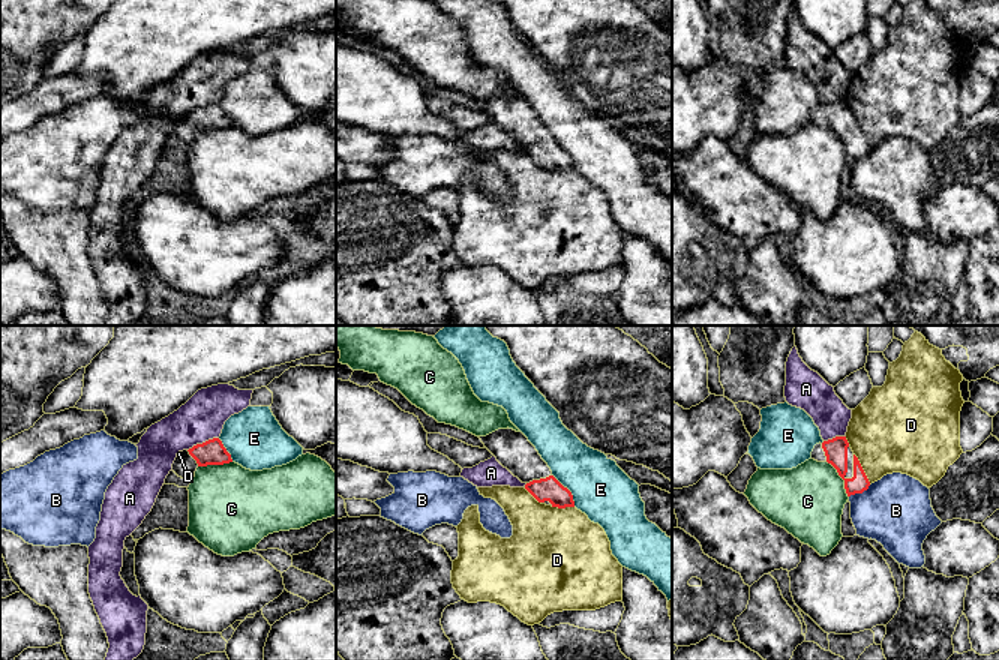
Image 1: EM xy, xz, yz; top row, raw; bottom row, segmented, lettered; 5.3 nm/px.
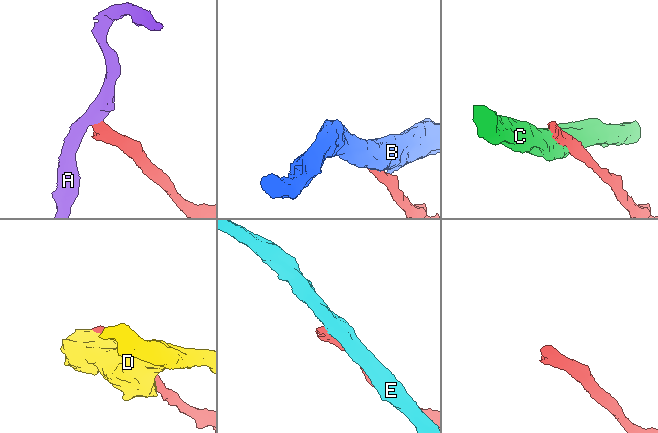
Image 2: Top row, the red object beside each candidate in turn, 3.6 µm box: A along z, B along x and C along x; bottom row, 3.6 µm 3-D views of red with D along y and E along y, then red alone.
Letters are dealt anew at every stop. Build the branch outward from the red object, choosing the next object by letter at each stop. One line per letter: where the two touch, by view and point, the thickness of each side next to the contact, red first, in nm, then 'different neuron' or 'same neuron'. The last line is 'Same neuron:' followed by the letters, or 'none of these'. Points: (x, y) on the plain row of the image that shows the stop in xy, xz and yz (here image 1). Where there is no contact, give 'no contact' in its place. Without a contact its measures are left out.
A: xy (203, 107) | 140/240 nm | different neuron
B: yz (860, 156) | 120/380 nm | different neuron
C: yz (842, 141) | 130/380 nm | different neuron
D: yz (861, 132) | 130/440 nm | different neuron
E: xz (569, 155) | 130/320 nm | different neuron
Same neuron: none of these

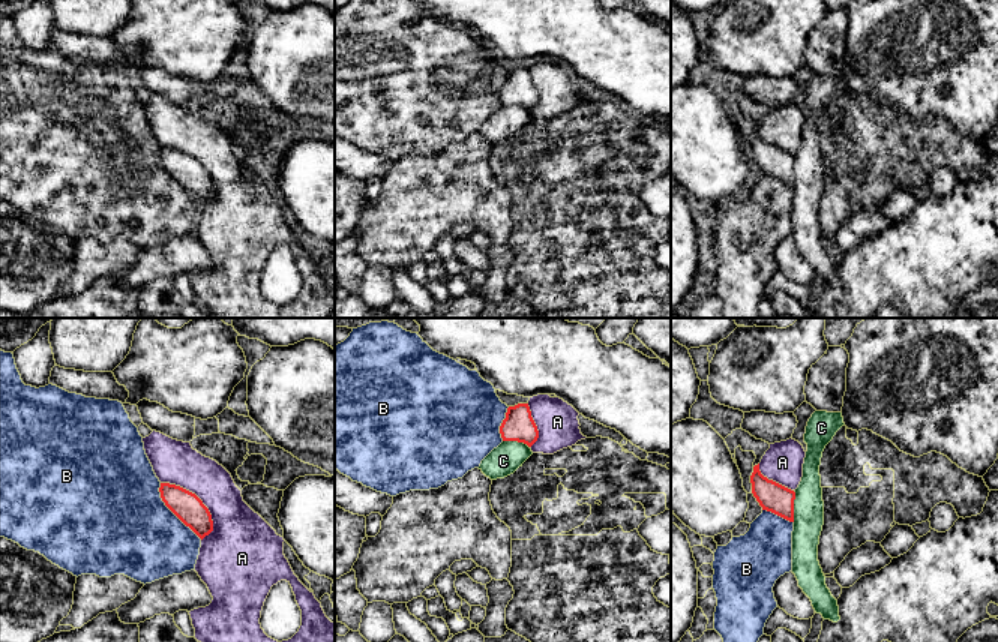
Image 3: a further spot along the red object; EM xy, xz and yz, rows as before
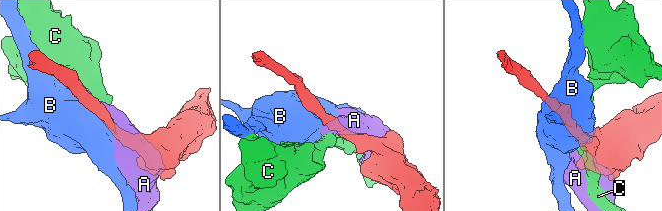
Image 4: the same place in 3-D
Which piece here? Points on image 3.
A: xy (198, 162) | 160/240 nm | different neuron
B: xy (173, 176) | 160/460 nm | different neuron
C: yz (793, 170) | 160/160 nm | different neuron
Same neuron: none of these

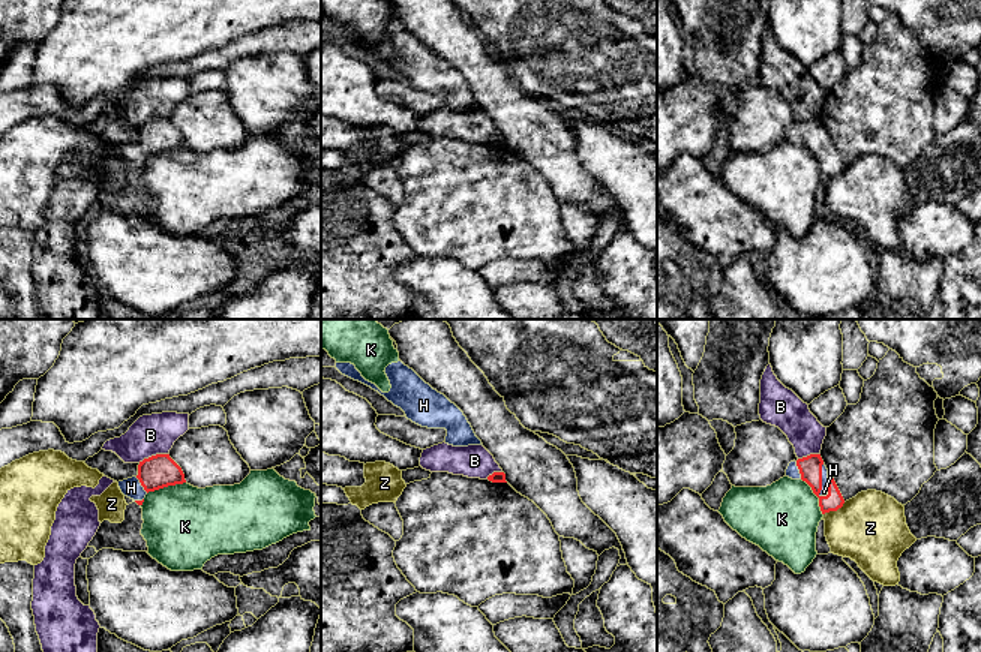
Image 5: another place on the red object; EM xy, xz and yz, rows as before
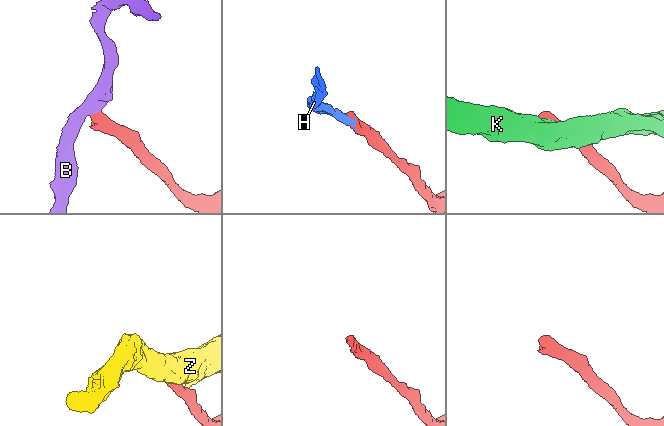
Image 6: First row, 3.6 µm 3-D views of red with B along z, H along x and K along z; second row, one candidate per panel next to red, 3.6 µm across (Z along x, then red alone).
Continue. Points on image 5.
B: xy (153, 120) | 180/220 nm | different neuron
H: yz (821, 144) | 130/50 nm | same neuron
K: xy (165, 150) | 180/440 nm | different neuron
Z: yz (834, 174) | 120/380 nm | different neuron
Same neuron: H

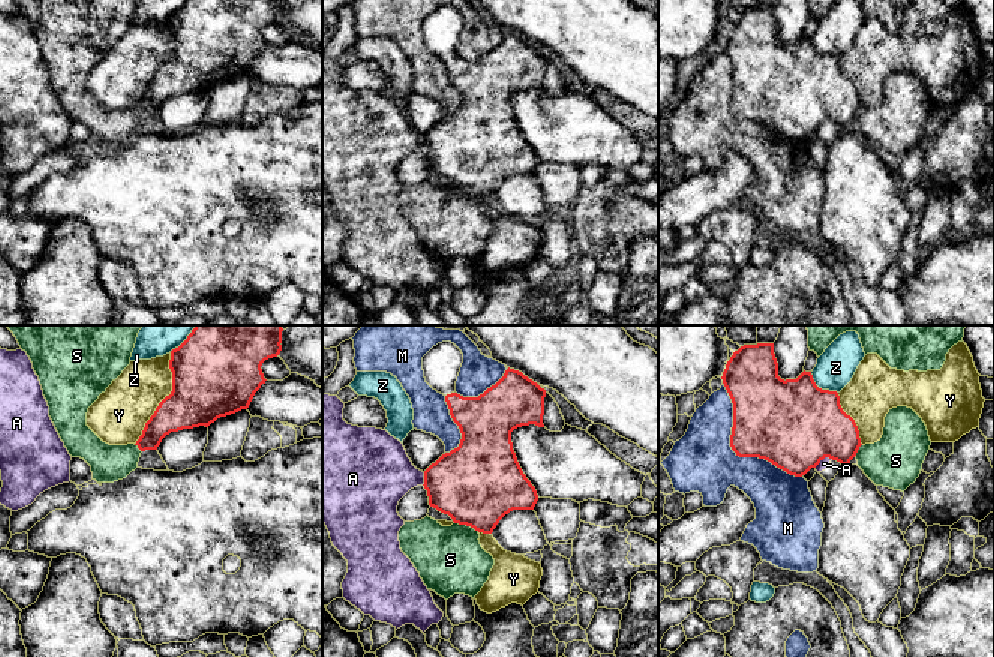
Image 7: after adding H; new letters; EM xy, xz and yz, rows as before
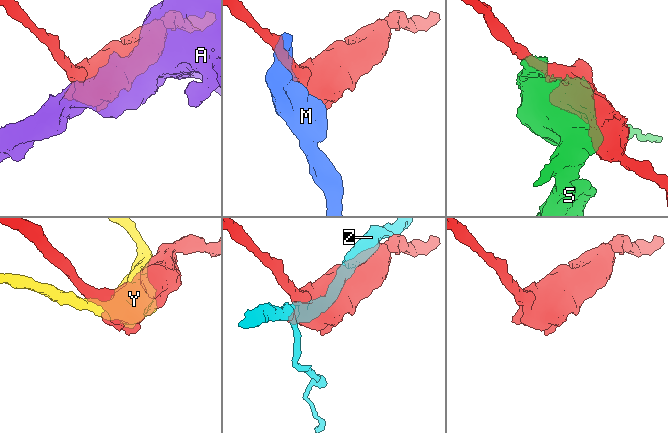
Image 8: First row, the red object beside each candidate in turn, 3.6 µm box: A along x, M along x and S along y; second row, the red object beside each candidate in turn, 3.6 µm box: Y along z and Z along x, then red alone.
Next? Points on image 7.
A: yz (823, 122) | 480/50 nm | different neuron
M: yz (733, 114) | 400/340 nm | different neuron
S: xz (467, 189) | 440/360 nm | different neuron
Y: xy (164, 63) | 380/280 nm | different neuron
Z: yz (820, 53) | 480/200 nm | different neuron
Same neuron: none of these

